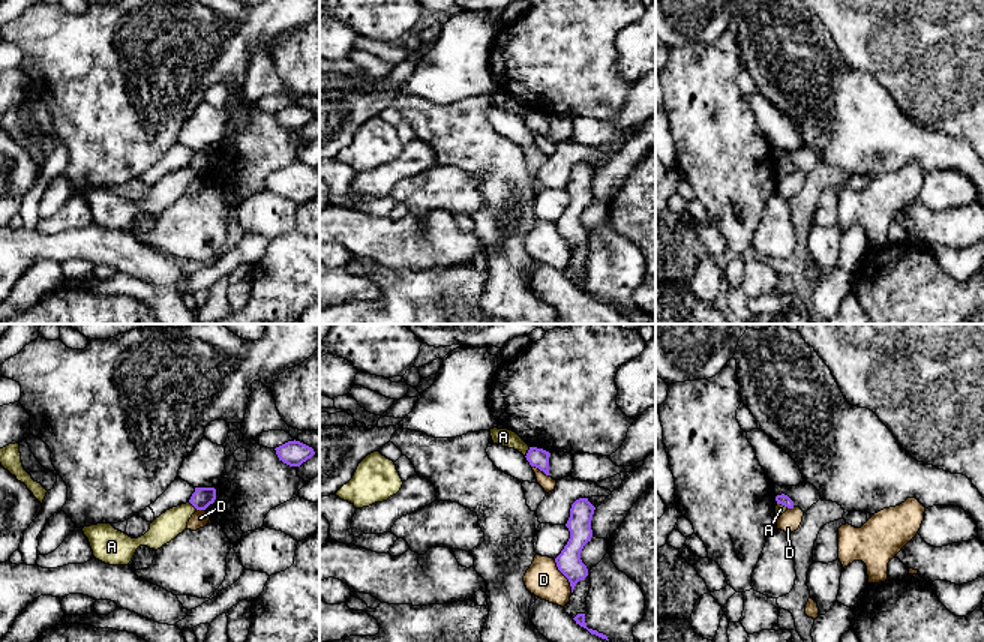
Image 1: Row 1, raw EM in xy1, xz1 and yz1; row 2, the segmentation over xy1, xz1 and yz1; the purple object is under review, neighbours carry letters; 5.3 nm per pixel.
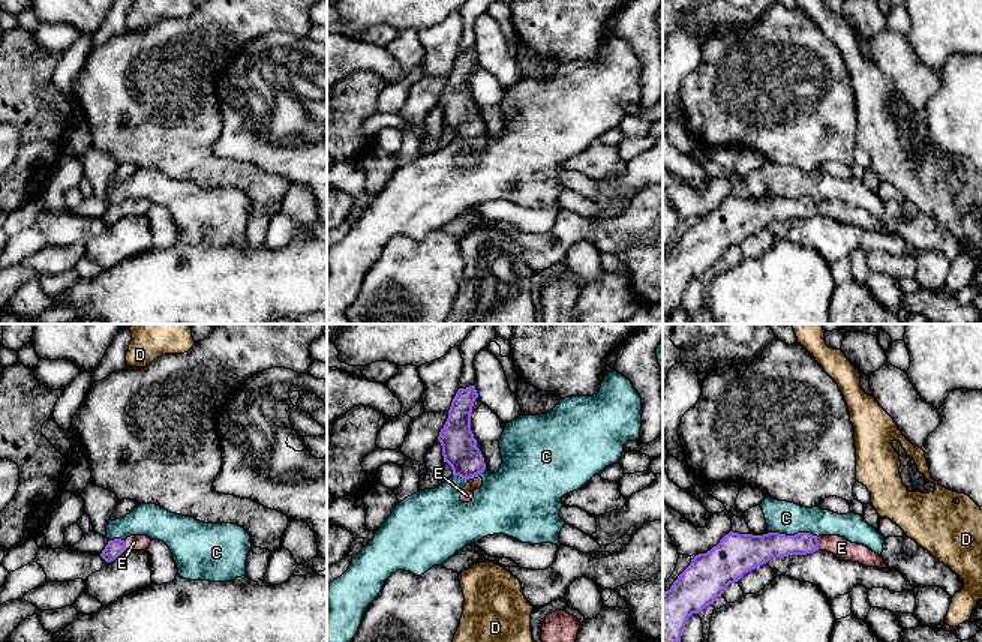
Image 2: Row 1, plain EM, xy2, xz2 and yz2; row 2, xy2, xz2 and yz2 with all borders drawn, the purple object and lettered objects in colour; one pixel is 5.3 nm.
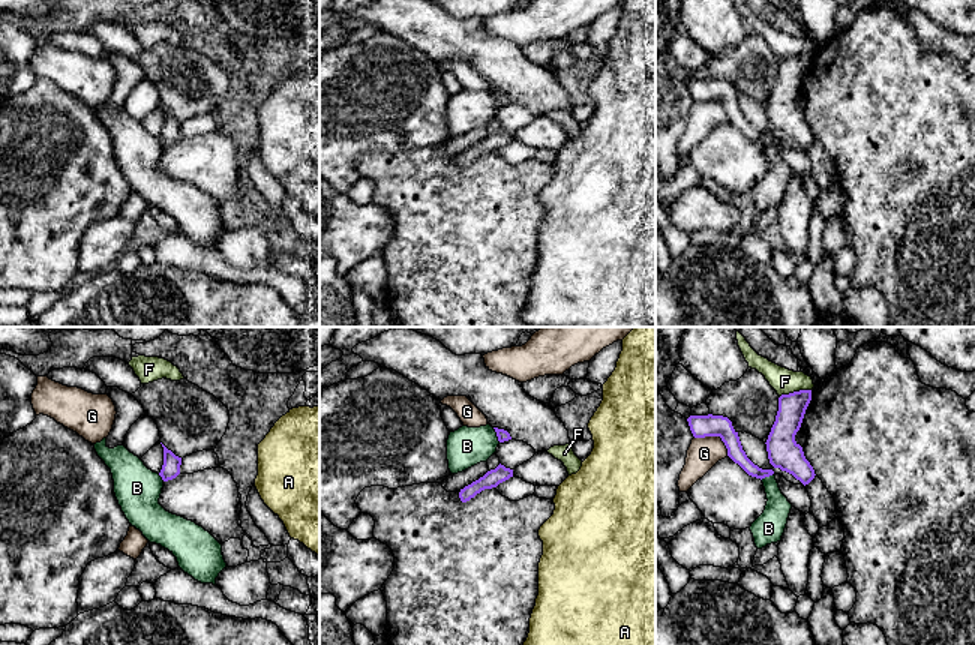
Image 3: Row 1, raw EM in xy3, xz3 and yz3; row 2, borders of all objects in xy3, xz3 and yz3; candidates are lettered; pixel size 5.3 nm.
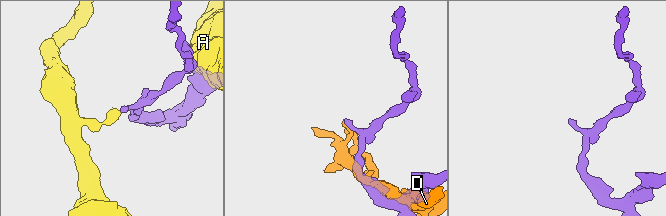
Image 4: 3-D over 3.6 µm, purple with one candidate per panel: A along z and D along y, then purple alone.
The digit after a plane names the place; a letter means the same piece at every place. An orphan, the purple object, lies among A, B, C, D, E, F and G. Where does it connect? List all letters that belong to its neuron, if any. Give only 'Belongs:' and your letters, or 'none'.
Belongs: E

